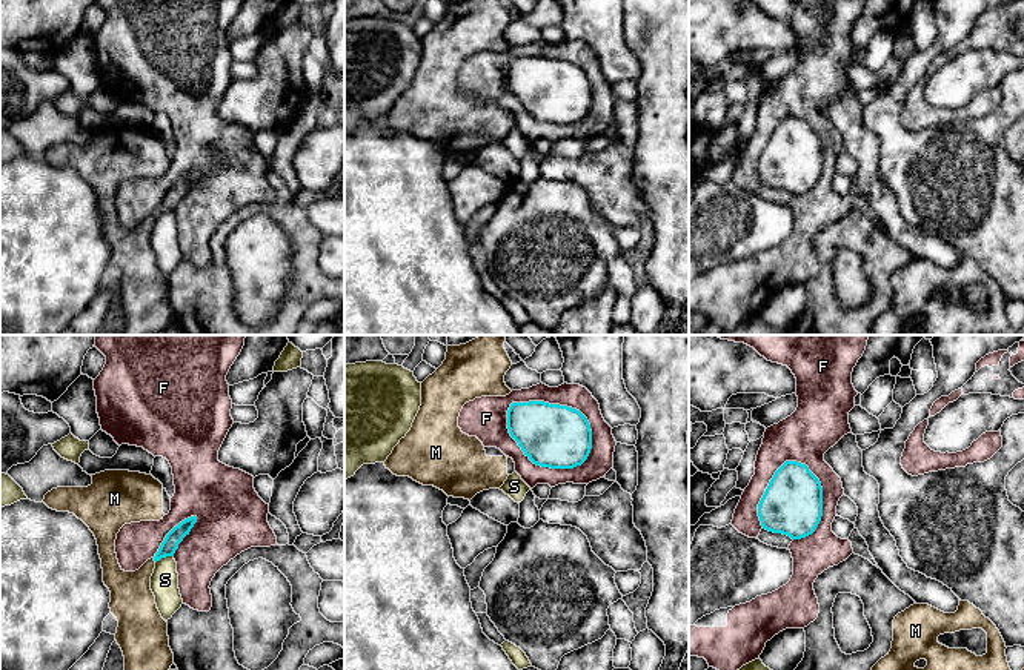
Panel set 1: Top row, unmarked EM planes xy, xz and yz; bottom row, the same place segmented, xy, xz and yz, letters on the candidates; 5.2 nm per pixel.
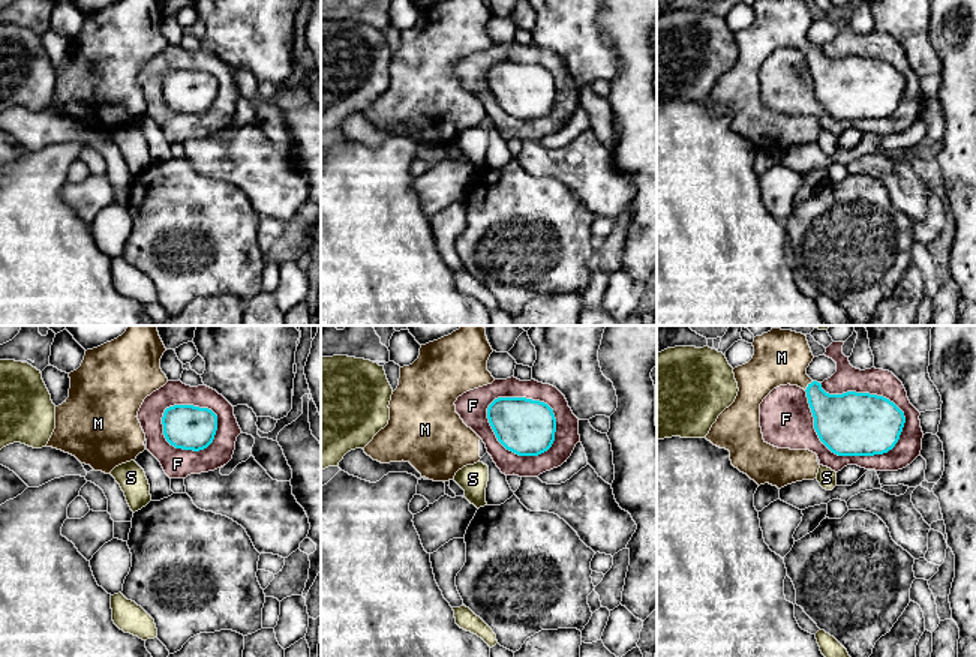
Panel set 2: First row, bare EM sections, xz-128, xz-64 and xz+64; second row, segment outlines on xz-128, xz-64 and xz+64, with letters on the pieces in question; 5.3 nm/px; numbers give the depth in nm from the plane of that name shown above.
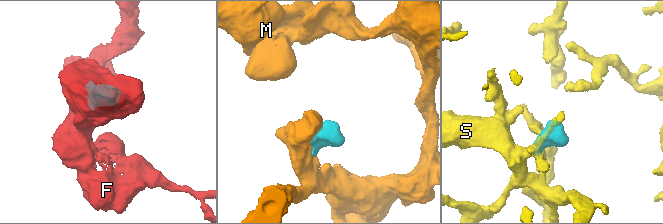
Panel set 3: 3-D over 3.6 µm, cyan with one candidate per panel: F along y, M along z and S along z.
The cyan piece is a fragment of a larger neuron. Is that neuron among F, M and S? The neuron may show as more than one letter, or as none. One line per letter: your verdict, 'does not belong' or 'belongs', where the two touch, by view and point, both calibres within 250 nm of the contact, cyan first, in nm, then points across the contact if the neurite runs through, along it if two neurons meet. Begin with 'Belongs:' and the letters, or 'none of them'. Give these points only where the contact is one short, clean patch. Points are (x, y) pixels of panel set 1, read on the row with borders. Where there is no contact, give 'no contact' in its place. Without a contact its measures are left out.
Belongs: M
F: does not belong; contact xz (566, 406); calibres 340 and 130 nm
M: belongs; contact xy (154, 560); calibres 90 and 220 nm
S: does not belong; contact xy (163, 557); calibres 90 and 140 nm; border xy (172, 555), (162, 557), (156, 563)

